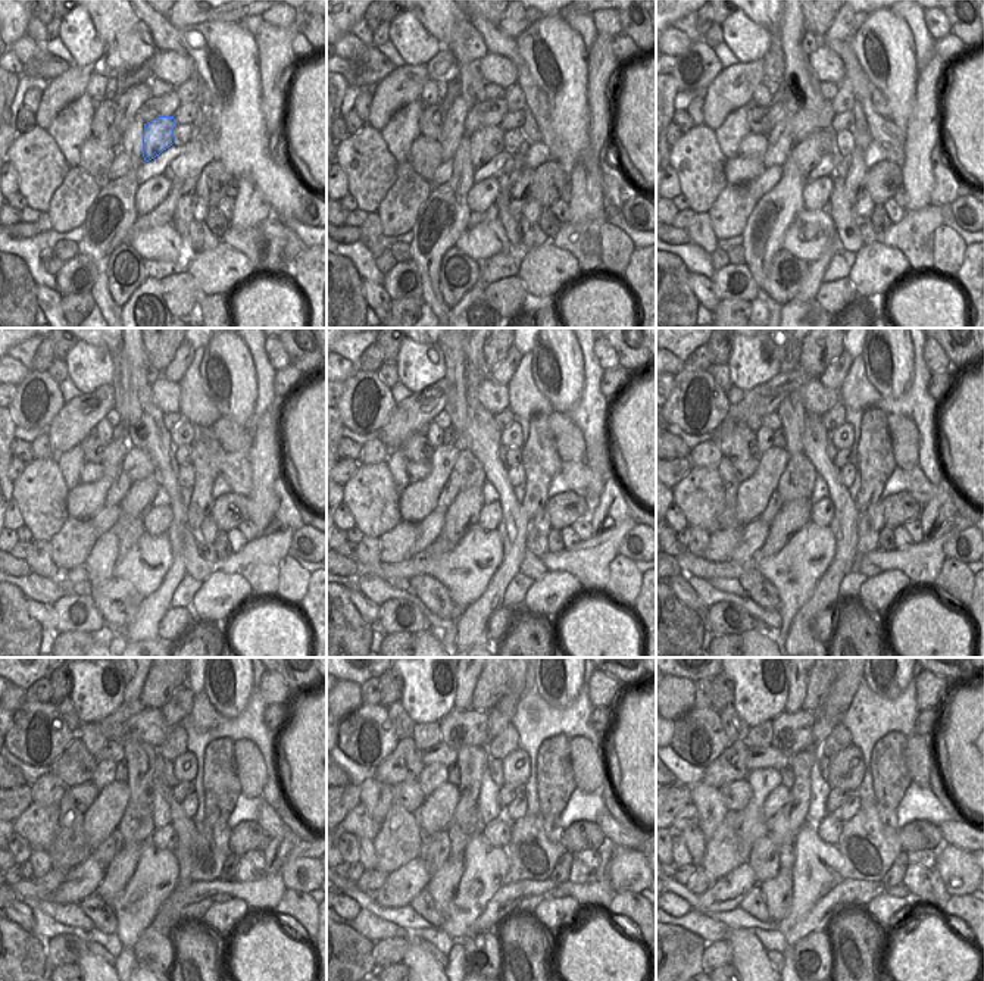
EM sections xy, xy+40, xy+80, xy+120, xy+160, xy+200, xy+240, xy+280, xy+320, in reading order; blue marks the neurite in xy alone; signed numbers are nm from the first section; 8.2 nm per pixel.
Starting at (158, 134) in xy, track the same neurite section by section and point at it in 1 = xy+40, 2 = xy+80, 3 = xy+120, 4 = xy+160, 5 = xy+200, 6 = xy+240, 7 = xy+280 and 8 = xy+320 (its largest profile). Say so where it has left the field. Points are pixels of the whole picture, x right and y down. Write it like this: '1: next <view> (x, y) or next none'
1: next xy+40 (484, 143)
2: next xy+80 (808, 153)
3: next xy+120 (137, 502)
4: next xy+160 (464, 512)
5: next xy+200 (794, 515)
6: next xy+240 (118, 872)
7: next xy+280 (443, 886)
8: next xy+320 (778, 892)

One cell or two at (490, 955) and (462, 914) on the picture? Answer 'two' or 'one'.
two

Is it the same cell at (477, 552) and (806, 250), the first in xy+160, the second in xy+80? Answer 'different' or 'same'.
same

